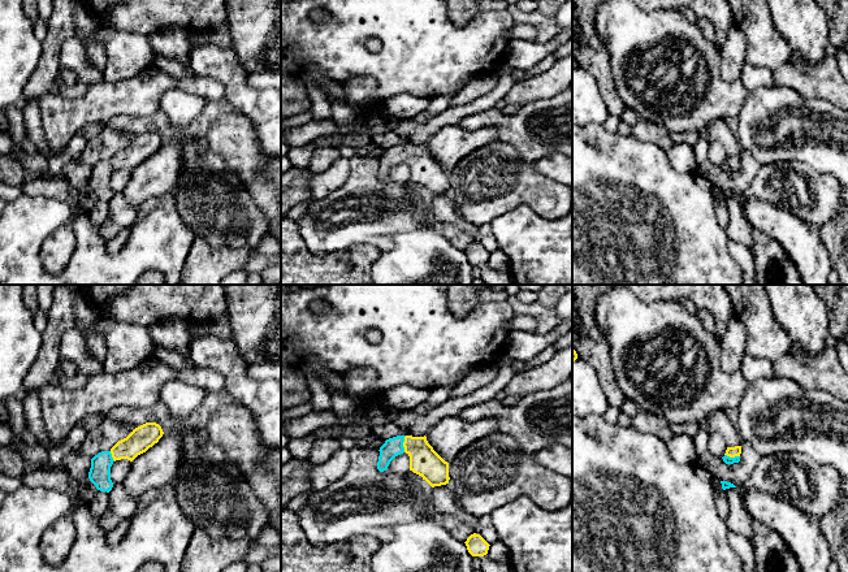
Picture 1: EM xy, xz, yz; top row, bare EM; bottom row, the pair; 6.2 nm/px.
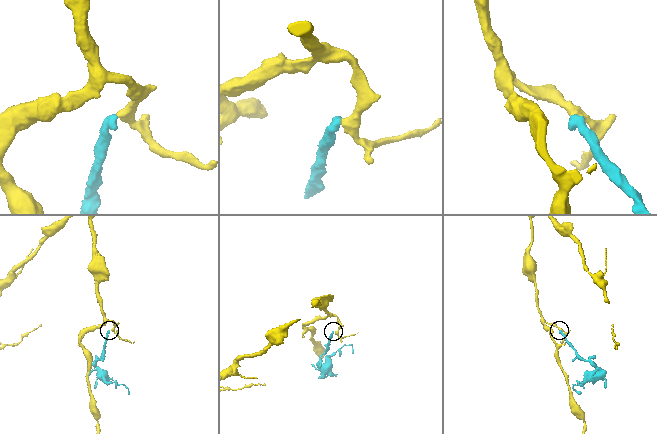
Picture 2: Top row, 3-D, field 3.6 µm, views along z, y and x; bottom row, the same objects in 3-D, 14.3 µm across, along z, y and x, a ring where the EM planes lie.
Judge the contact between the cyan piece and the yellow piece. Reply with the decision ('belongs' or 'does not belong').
belongs

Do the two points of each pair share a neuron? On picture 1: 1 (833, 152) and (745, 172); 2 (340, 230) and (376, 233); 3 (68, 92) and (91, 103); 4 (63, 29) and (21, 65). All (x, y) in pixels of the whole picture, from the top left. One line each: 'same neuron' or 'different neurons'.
1: different neurons
2: same neuron
3: different neurons
4: different neurons

